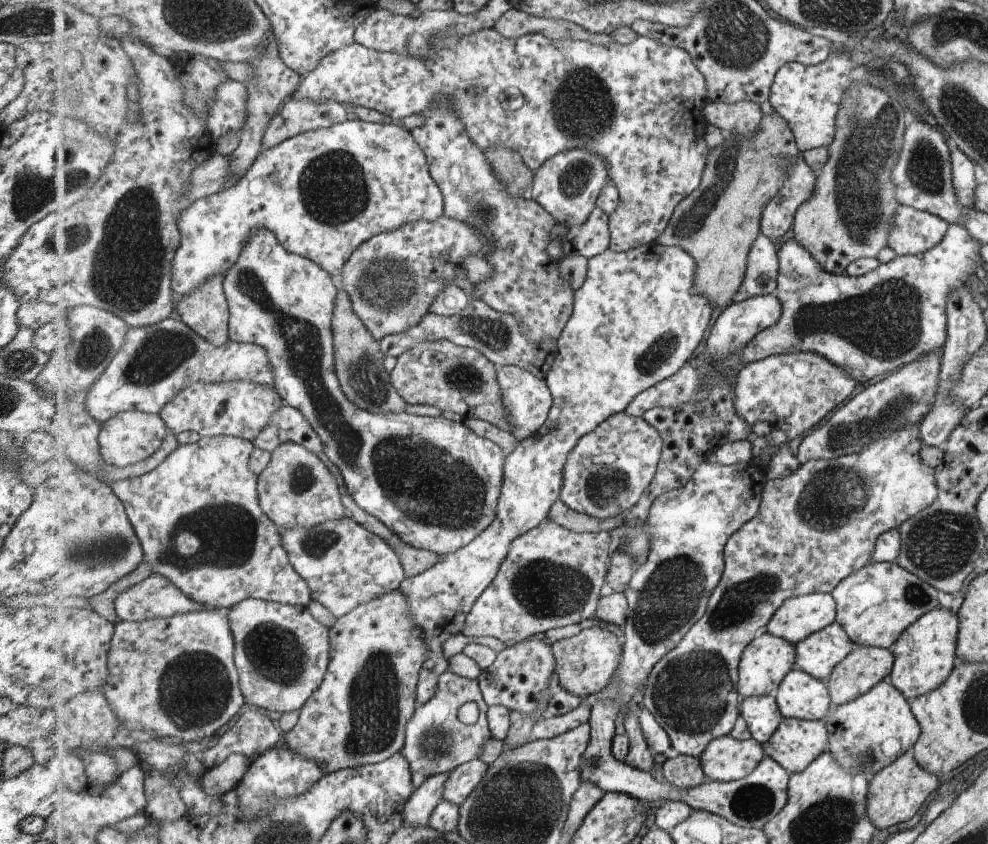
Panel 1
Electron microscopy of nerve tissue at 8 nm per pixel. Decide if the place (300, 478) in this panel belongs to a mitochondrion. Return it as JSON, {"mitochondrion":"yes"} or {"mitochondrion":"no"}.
{"mitochondrion":"yes"}

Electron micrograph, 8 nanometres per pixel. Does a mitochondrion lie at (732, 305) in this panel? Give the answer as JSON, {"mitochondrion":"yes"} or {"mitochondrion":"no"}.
{"mitochondrion":"no"}

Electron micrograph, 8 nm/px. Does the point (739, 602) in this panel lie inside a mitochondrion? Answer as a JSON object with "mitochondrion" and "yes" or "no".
{"mitochondrion":"yes"}

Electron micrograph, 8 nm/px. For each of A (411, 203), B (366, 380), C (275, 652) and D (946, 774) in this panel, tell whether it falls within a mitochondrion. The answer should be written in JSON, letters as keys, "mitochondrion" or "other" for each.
{"A":"other","B":"mitochondrion","C":"mitochondrion","D":"other"}

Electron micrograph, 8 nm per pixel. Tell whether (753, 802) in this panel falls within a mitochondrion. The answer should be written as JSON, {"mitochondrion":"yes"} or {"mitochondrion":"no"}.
{"mitochondrion":"yes"}

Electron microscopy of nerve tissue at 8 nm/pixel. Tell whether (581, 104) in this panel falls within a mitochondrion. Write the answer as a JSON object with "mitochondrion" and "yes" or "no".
{"mitochondrion":"yes"}

